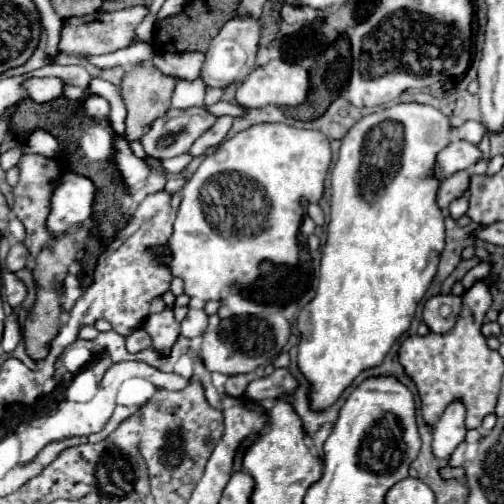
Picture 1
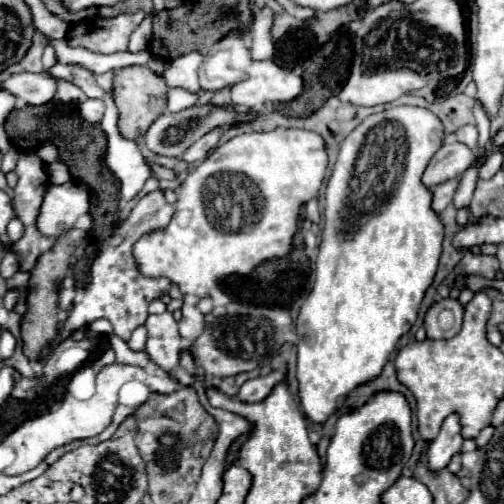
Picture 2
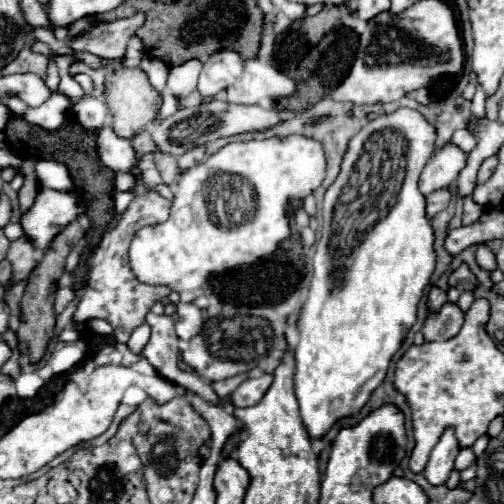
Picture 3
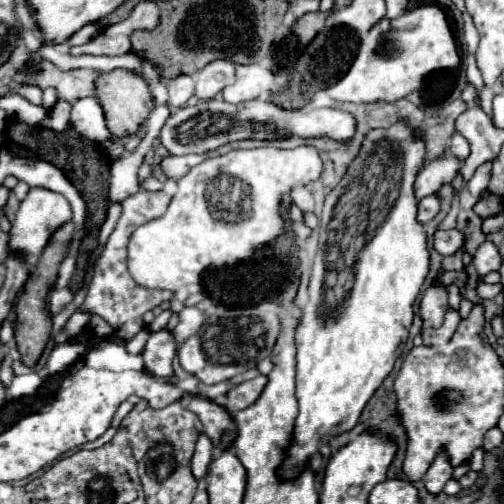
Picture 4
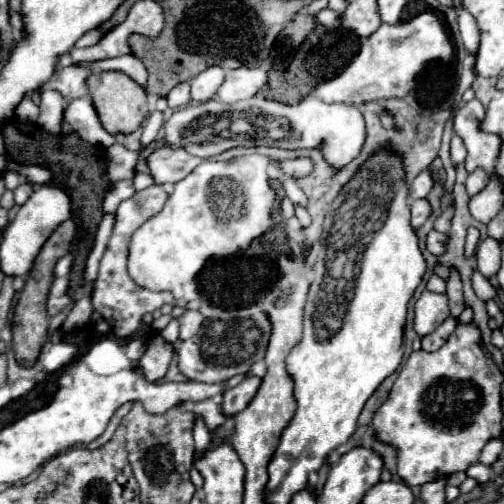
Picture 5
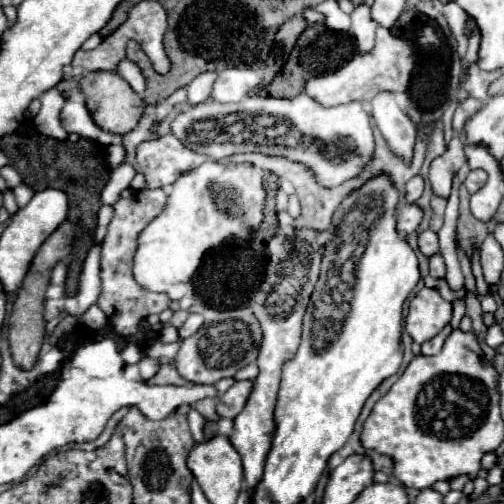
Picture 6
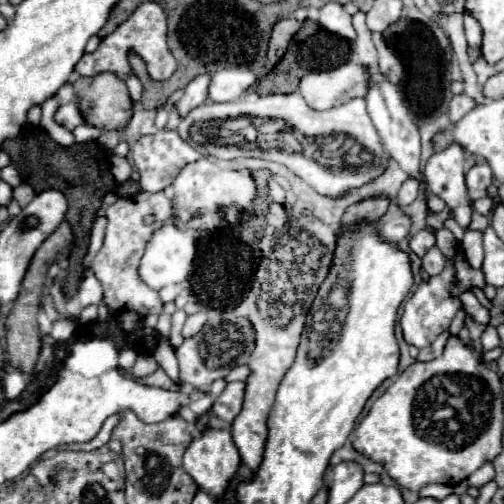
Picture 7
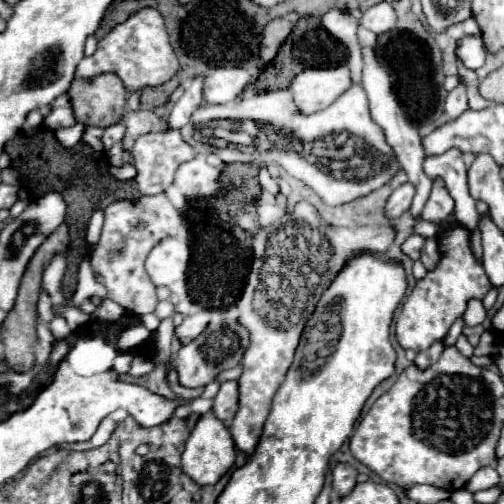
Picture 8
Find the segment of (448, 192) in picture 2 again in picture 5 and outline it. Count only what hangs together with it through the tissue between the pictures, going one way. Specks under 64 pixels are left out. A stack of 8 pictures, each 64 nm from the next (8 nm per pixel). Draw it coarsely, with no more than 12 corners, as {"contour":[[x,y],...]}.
{"contour":[[414,200],[412,226],[420,228],[432,214],[430,202]]}

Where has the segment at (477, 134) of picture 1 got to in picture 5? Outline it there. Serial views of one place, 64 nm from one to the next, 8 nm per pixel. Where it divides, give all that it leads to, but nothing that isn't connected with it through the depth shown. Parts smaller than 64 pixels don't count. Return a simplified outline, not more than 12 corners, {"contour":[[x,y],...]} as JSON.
{"contour":[[452,136],[452,162],[464,162],[466,148],[460,136]]}

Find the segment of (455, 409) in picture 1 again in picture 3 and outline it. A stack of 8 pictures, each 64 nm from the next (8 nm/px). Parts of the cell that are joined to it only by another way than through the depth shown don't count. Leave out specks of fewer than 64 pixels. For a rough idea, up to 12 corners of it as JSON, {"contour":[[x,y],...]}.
{"contour":[[446,428],[432,448],[424,476],[430,484],[448,480],[458,444]]}

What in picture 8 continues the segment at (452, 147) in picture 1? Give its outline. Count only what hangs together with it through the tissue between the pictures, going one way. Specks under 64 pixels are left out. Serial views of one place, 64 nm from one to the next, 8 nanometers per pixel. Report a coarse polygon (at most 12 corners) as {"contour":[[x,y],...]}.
{"contour":[[408,182],[392,192],[386,216],[398,218],[408,210],[416,188]]}

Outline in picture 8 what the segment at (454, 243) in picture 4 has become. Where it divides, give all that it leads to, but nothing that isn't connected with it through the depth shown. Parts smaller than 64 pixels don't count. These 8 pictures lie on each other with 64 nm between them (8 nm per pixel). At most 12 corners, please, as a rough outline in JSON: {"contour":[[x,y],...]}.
{"contour":[[412,234],[402,250],[412,258],[420,258],[424,246],[424,236]]}

